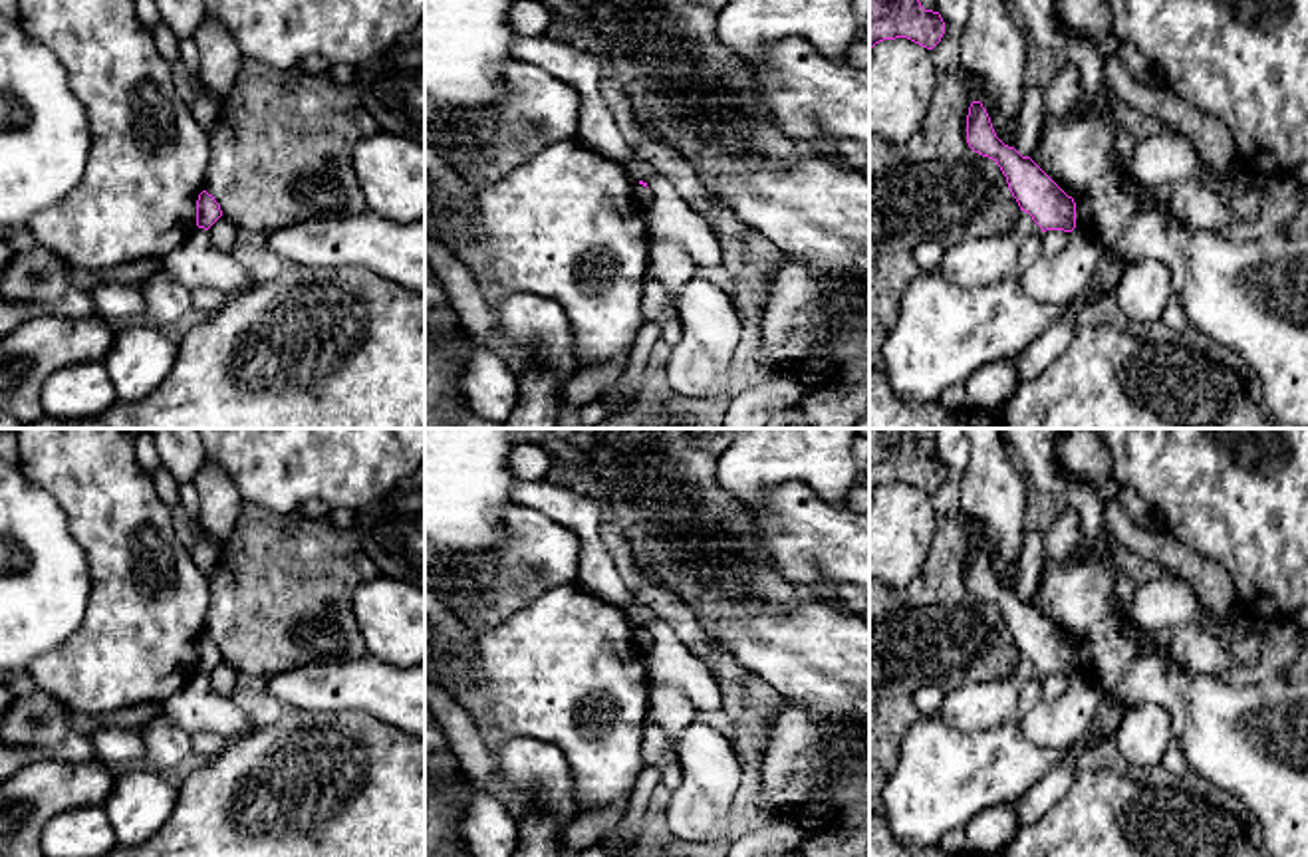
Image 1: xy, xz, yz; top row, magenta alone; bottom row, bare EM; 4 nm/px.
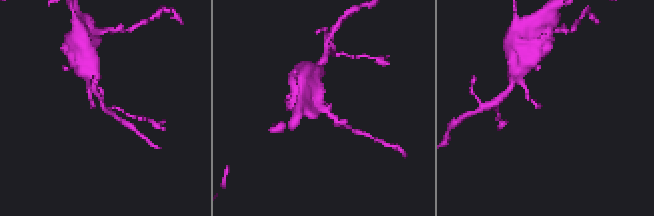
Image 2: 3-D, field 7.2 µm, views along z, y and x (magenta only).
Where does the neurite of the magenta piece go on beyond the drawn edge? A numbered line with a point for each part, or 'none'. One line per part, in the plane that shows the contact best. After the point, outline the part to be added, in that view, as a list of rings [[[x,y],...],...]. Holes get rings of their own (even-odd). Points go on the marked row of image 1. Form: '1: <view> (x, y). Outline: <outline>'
none

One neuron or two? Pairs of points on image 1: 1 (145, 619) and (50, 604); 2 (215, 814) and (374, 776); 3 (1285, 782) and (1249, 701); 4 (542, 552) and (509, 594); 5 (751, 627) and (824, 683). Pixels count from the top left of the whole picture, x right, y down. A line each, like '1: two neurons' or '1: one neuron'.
1: two neurons
2: one neuron
3: one neuron
4: one neuron
5: one neuron

